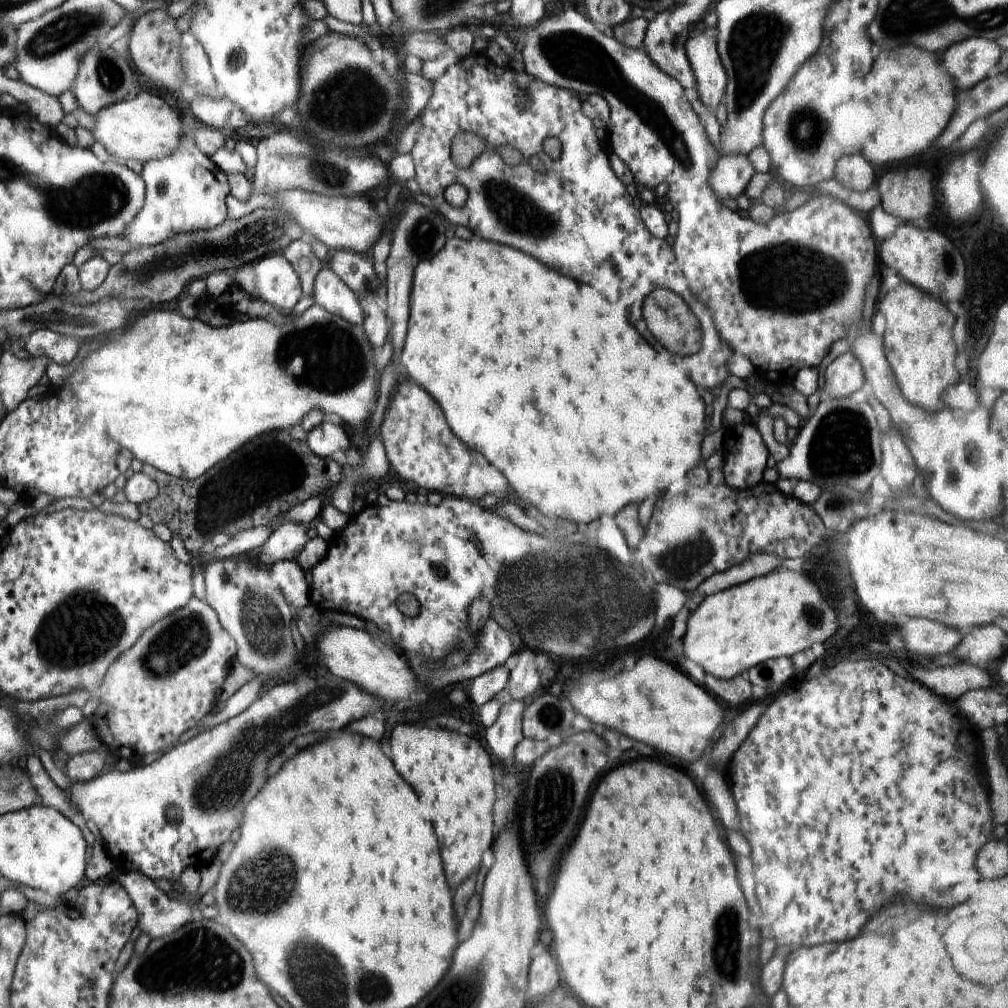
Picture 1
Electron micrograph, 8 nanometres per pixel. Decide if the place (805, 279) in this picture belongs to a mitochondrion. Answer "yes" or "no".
yes

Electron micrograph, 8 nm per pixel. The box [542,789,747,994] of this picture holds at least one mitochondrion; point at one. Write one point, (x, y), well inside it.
(725, 953)

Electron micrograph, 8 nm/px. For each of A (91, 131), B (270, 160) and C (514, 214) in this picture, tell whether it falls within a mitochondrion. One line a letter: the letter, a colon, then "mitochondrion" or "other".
A: other
B: other
C: mitochondrion

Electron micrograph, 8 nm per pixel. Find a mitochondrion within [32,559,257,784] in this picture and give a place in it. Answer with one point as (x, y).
(60, 638)

